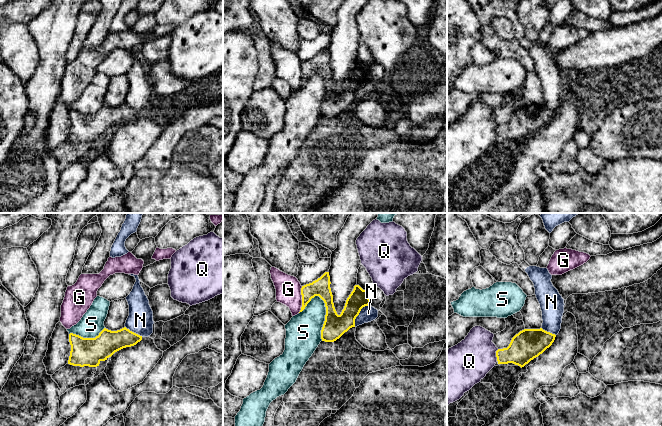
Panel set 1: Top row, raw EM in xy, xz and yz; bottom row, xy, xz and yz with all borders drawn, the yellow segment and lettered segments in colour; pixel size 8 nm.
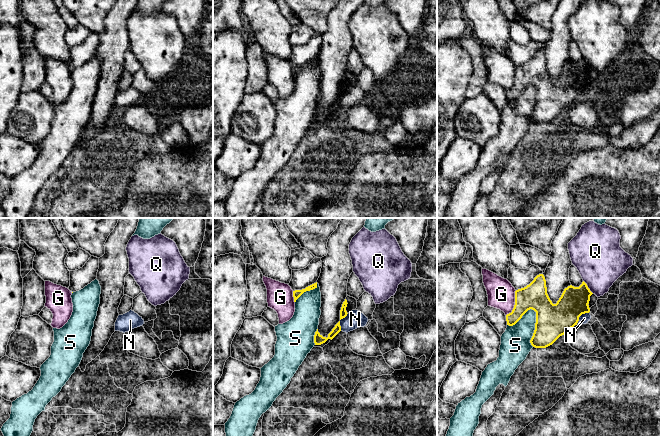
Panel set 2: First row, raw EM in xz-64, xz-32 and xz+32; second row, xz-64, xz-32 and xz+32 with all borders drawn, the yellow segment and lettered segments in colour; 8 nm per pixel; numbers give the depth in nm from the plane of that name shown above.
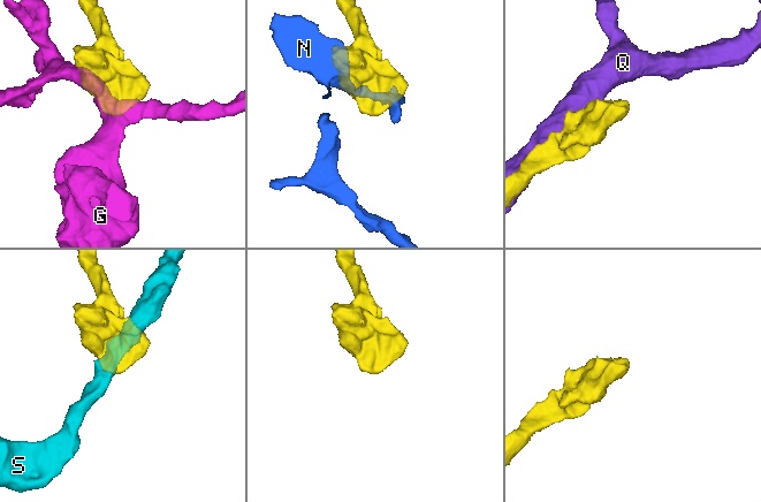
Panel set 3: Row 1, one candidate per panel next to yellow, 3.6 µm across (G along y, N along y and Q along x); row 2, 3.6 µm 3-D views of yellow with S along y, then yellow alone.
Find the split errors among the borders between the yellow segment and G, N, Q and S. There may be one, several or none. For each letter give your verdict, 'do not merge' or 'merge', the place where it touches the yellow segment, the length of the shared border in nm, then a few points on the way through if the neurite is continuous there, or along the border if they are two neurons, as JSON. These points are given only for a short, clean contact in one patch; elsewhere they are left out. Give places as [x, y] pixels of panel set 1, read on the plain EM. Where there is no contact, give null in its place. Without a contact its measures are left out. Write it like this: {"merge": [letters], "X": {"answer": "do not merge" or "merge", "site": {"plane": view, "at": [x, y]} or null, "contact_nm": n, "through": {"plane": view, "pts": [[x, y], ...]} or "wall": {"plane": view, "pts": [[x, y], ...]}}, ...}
{"merge": [], "G": {"answer": "do not merge", "site": {"plane": "xz", "at": [302, 75]}, "contact_nm": 220}, "N": {"answer": "do not merge", "site": {"plane": "xz", "at": [358, 90]}, "contact_nm": 220, "wall": {"plane": "xz", "pts": [[369, 80], [361, 85], [355, 95], [354, 102]]}}, "Q": {"answer": "do not merge", "site": {"plane": "yz", "at": [496, 131]}, "contact_nm": 100}, "S": {"answer": "do not merge", "site": {"plane": "xz", "at": [325, 93]}, "contact_nm": 380}}

